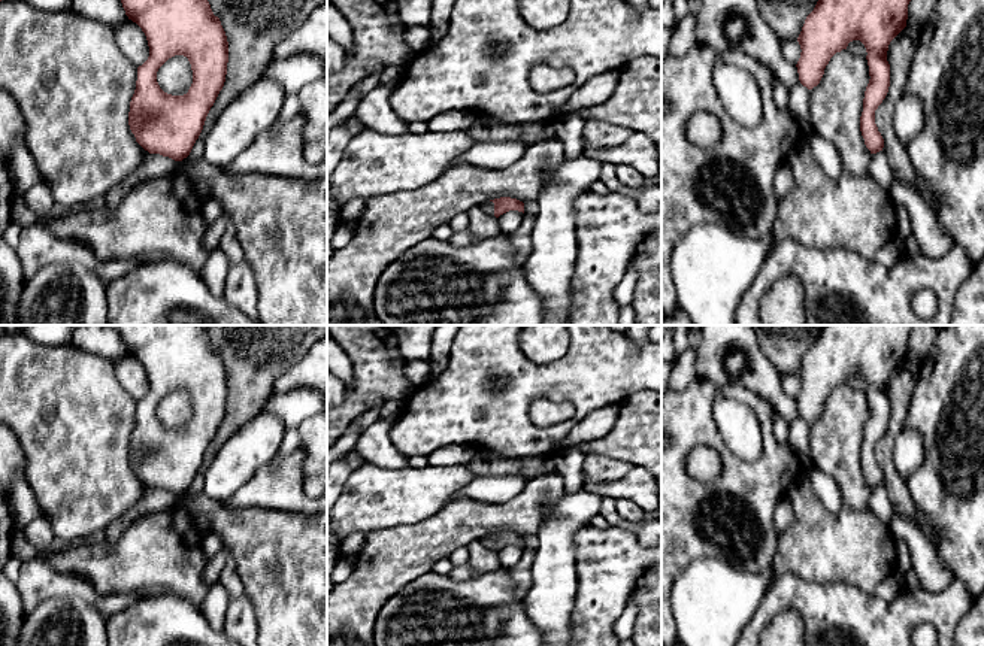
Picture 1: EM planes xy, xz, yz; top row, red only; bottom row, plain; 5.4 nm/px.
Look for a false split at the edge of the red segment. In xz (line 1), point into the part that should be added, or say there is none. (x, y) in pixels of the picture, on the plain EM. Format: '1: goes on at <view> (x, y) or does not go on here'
1: does not go on here

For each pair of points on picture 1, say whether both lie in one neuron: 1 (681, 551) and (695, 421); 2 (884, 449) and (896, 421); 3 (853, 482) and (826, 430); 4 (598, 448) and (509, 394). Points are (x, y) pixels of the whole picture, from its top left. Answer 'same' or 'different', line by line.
1: same
2: same
3: same
4: different

